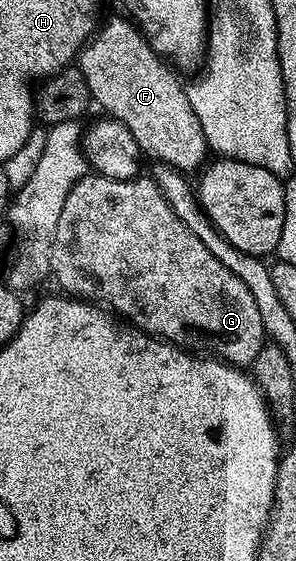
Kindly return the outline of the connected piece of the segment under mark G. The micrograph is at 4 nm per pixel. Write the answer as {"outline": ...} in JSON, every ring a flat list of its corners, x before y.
{"outline":[[87,174,83,180,74,183,72,190,68,190,68,199,64,201,64,210,60,210,60,222,56,222,56,234,52,238,52,280,62,287,59,289,63,293,91,302,101,301,123,321,148,336,205,350,227,364,253,365,267,335,252,290,248,290,248,286,240,282,228,266,220,263,220,258,211,254,176,214,172,214,172,206,168,206,153,179,142,179,109,180]]}

